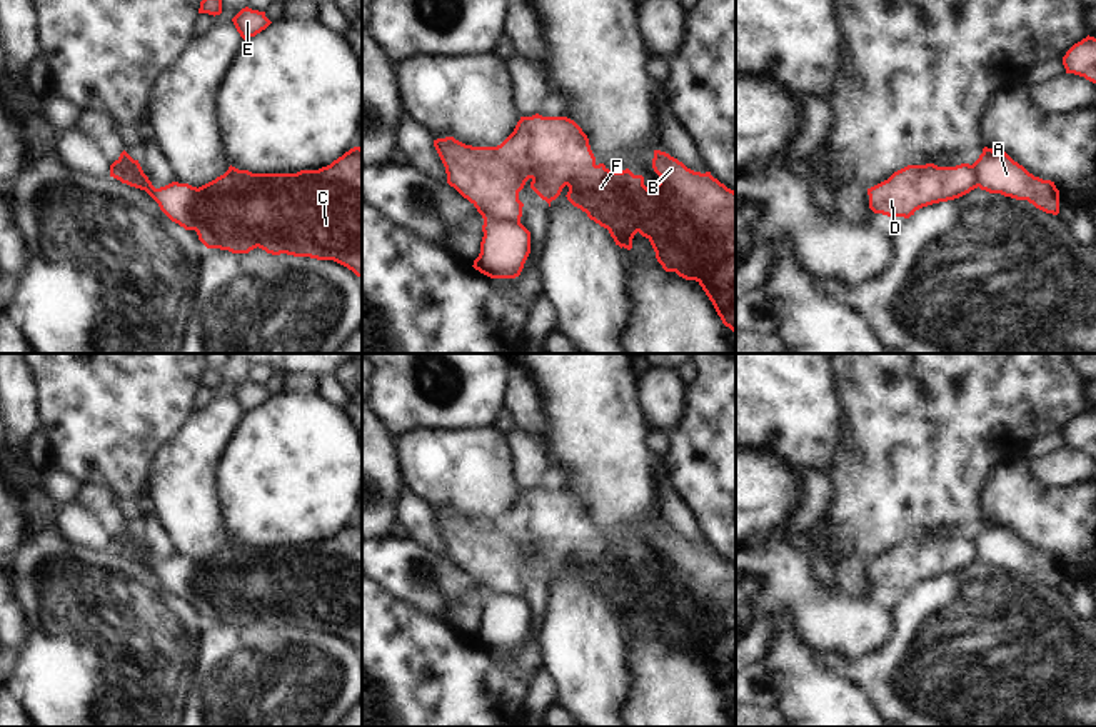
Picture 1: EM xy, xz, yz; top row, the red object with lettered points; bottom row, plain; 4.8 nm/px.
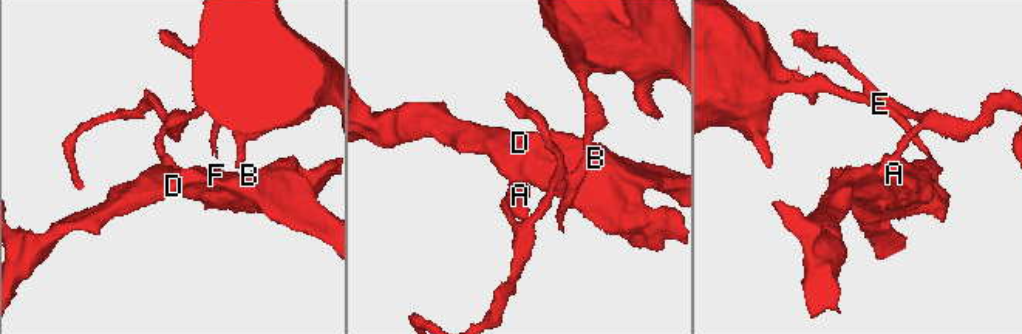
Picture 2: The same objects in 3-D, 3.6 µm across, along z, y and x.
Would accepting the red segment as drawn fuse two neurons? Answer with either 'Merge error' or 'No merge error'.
Merge error

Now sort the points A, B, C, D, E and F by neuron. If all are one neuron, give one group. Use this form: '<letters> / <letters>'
A E / B C D F

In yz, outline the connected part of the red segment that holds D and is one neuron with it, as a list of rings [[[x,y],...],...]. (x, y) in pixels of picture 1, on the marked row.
[[[969,163],[907,165],[867,188],[869,208],[887,217],[909,218],[923,207],[959,198],[974,188],[978,188],[976,170]]]

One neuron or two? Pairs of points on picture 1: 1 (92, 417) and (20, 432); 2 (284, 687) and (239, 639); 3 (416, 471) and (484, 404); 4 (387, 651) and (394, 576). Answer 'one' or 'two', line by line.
1: two
2: one
3: two
4: two

